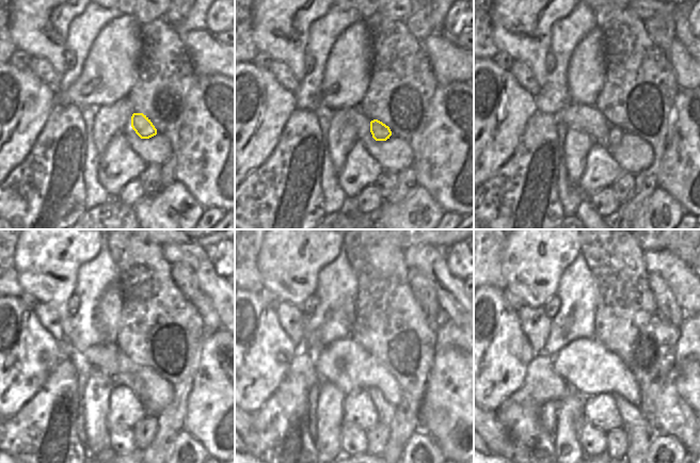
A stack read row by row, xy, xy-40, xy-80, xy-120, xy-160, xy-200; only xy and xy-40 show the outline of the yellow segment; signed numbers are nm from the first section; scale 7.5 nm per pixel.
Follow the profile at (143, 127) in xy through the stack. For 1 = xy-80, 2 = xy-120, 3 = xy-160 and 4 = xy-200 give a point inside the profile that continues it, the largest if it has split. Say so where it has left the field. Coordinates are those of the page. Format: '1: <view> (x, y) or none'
1: xy-80 (616, 133)
2: xy-120 (131, 381)
3: xy-160 (386, 412)
4: xy-200 (638, 433)

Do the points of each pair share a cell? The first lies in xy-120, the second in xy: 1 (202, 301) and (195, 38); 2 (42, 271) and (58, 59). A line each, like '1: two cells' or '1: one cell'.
1: one cell
2: one cell

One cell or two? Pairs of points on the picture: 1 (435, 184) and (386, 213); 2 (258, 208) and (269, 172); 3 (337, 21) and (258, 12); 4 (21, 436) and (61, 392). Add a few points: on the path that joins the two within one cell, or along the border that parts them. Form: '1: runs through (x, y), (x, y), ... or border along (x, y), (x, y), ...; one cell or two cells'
1: border along (417, 185), (422, 186), (442, 208); two cells
2: runs through (267, 200), (269, 197), (269, 180); one cell
3: border along (328, 11), (311, 25), (307, 43); two cells
4: runs through (32, 426), (56, 402); one cell

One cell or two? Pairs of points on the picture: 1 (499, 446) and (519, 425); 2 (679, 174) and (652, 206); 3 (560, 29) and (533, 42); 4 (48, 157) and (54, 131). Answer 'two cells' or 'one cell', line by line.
1: two cells
2: two cells
3: two cells
4: one cell

